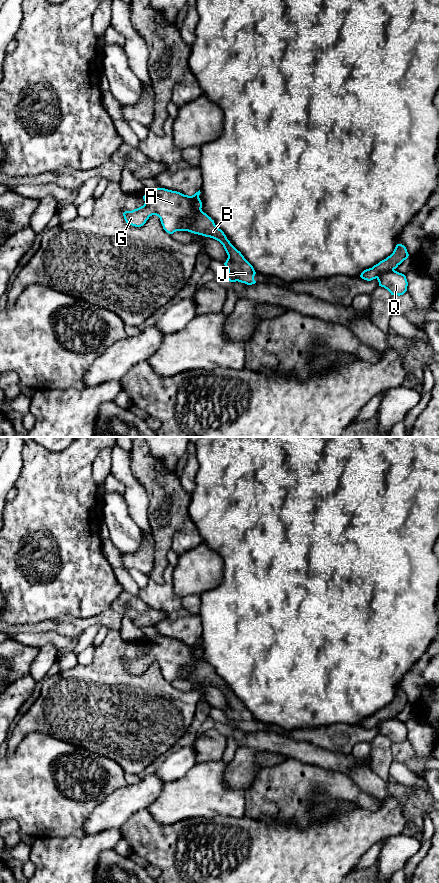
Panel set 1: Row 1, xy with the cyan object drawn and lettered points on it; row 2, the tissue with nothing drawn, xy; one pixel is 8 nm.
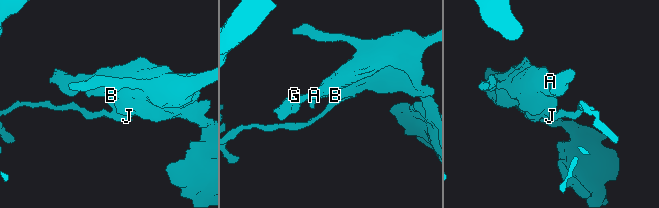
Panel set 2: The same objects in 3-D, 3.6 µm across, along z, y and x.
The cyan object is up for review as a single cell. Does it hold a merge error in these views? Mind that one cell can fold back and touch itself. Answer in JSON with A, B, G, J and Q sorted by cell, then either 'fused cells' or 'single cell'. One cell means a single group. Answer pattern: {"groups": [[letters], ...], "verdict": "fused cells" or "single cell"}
{"groups": [["A", "B", "G", "Q"], ["J"]], "verdict": "fused cells"}

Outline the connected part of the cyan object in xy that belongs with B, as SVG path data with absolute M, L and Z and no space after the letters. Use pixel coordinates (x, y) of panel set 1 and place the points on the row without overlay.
M153 636L146 639L143 644L143 654L125 659L123 664L126 671L141 675L150 664L156 663L160 666L163 677L169 682L181 679L181 669L188 667L189 671L183 679L230 691L224 680L215 673L214 668L202 659L200 641L199 638L188 644L165 636Z

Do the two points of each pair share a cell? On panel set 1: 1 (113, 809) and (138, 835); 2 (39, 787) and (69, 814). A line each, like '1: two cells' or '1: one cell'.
1: two cells
2: one cell

